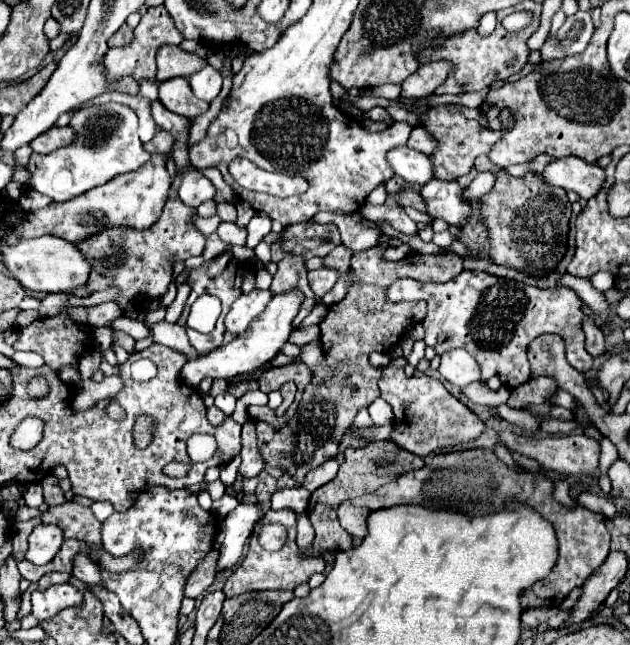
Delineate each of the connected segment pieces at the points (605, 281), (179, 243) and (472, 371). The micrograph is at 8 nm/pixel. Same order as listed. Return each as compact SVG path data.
M596 272L588 280L598 292L606 292L606 290L610 290L614 286L614 280L612 280L612 276L608 276L608 272Z
M170 190L162 216L152 228L144 232L100 232L96 240L84 240L84 244L78 244L78 248L92 260L92 276L88 282L90 292L118 286L122 290L122 296L118 298L120 308L126 308L128 304L142 308L146 300L164 296L170 286L170 256L186 260L190 256L200 256L204 250L204 234L192 224L194 214L196 210L184 206L178 194Z
M462 348L448 350L440 358L442 360L440 360L438 372L450 384L462 388L462 386L466 386L470 382L478 382L480 380L480 368L478 368L476 360L466 350L462 350Z

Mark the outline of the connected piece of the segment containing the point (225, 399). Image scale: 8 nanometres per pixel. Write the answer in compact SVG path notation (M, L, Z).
M222 392L216 396L216 406L220 410L224 410L224 414L232 414L234 412L234 406L236 406L236 398L230 394L230 392Z

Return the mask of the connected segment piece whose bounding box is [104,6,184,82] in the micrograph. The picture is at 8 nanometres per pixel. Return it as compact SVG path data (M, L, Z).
M156 6L156 8L148 8L148 12L142 16L140 24L134 28L134 40L128 46L122 48L110 48L106 58L104 58L104 66L106 72L112 80L118 80L120 76L134 76L138 82L142 78L152 78L156 76L156 52L160 46L164 44L180 44L184 38L180 38L180 32L174 28L172 16L168 14L168 10L164 6Z

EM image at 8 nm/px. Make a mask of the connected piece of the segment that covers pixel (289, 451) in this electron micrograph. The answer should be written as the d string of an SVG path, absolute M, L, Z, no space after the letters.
M378 244L370 250L364 250L364 252L356 252L352 256L352 262L350 262L350 270L354 270L356 274L356 282L354 286L350 288L350 292L346 294L346 298L338 304L332 304L326 318L320 322L320 342L322 342L322 350L324 350L324 358L326 358L326 366L318 366L314 368L316 372L316 380L312 380L312 384L308 384L308 388L304 390L304 396L302 396L302 402L298 406L298 412L290 418L290 422L280 428L280 430L272 430L268 424L256 424L256 432L258 432L258 448L260 448L260 454L264 458L266 464L270 466L278 466L282 472L290 474L294 480L298 480L298 484L302 484L304 476L308 470L320 466L324 460L330 460L336 456L338 452L338 444L344 436L344 432L352 426L352 420L356 416L356 412L360 408L368 408L374 398L380 396L380 390L378 390L378 380L382 376L382 370L380 368L374 368L370 366L368 362L368 354L370 352L388 352L390 348L394 348L402 334L422 322L426 318L426 312L428 308L424 300L421 301L406 301L400 302L400 304L388 304L384 300L384 292L388 288L388 284L392 284L396 280L396 276L414 276L418 280L430 280L430 282L446 282L446 280L452 280L456 274L460 274L464 270L464 260L462 256L454 254L454 252L448 252L448 254L438 254L438 256L422 256L422 254L416 254L416 252L410 252L406 258L398 260L398 262L388 262L382 258L382 250L386 248L388 244Z

